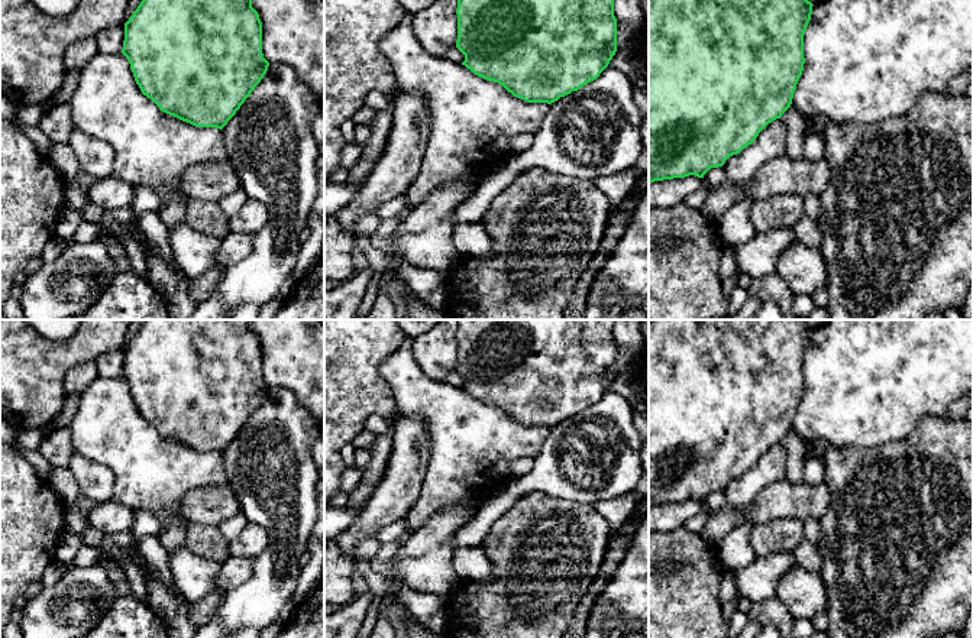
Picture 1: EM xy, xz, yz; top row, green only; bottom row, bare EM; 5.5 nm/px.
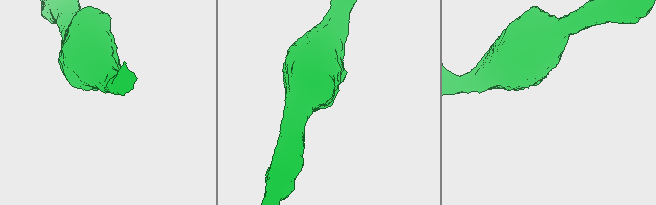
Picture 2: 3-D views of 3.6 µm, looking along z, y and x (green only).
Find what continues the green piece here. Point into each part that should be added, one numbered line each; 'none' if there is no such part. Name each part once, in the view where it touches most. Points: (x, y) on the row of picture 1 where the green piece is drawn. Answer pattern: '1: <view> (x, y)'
none

